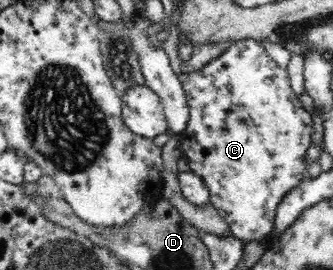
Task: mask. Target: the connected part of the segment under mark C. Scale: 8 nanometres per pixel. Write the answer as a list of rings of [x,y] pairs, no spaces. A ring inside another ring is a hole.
[[[255,39],[237,41],[218,58],[178,77],[190,115],[186,128],[178,135],[191,171],[202,177],[211,203],[229,224],[231,234],[243,242],[264,241],[273,231],[280,201],[309,176],[306,150],[313,144],[311,113],[303,108],[303,99],[294,95],[288,71],[267,56]]]

